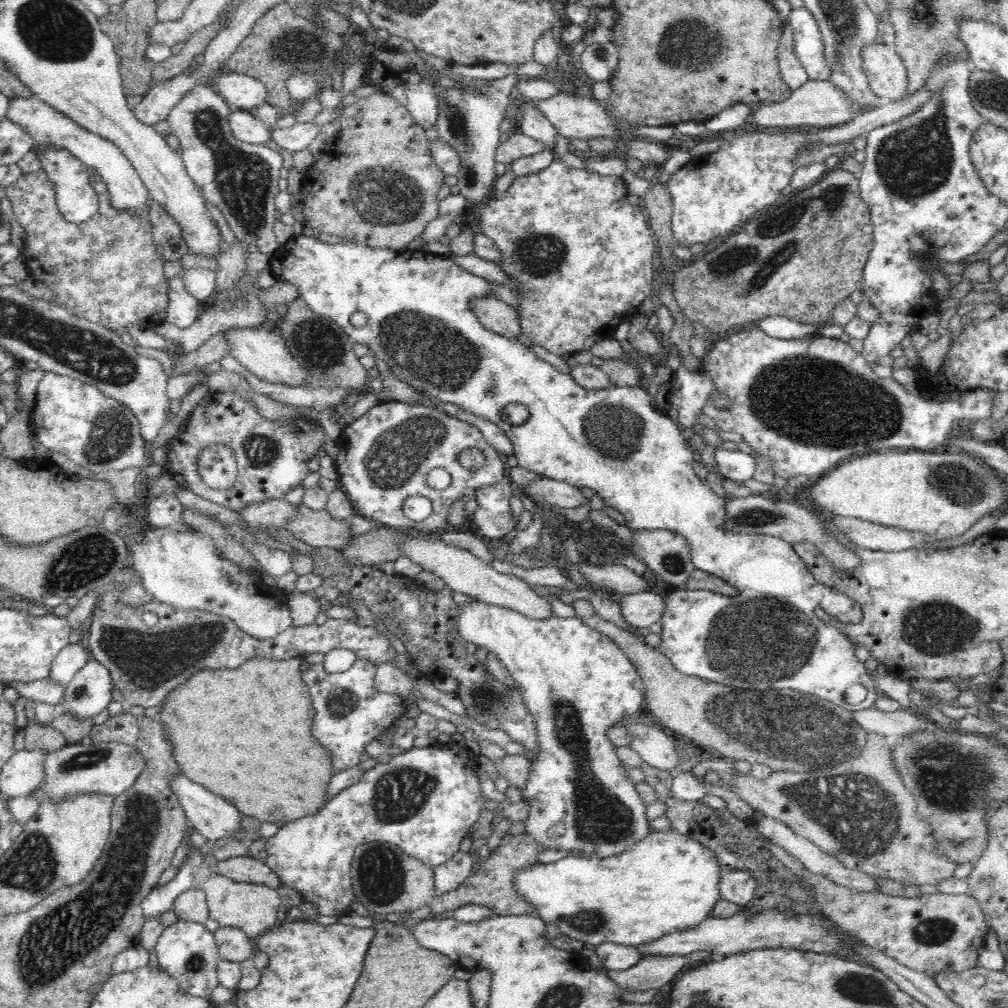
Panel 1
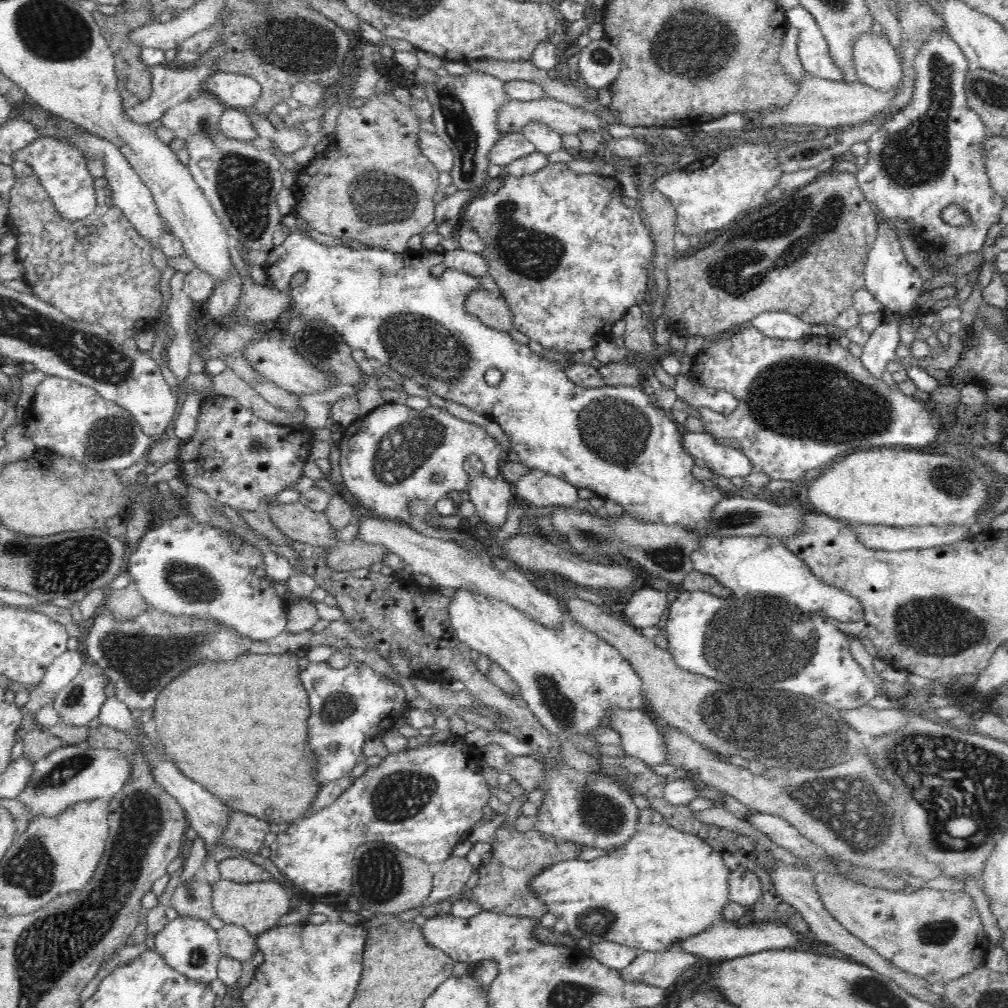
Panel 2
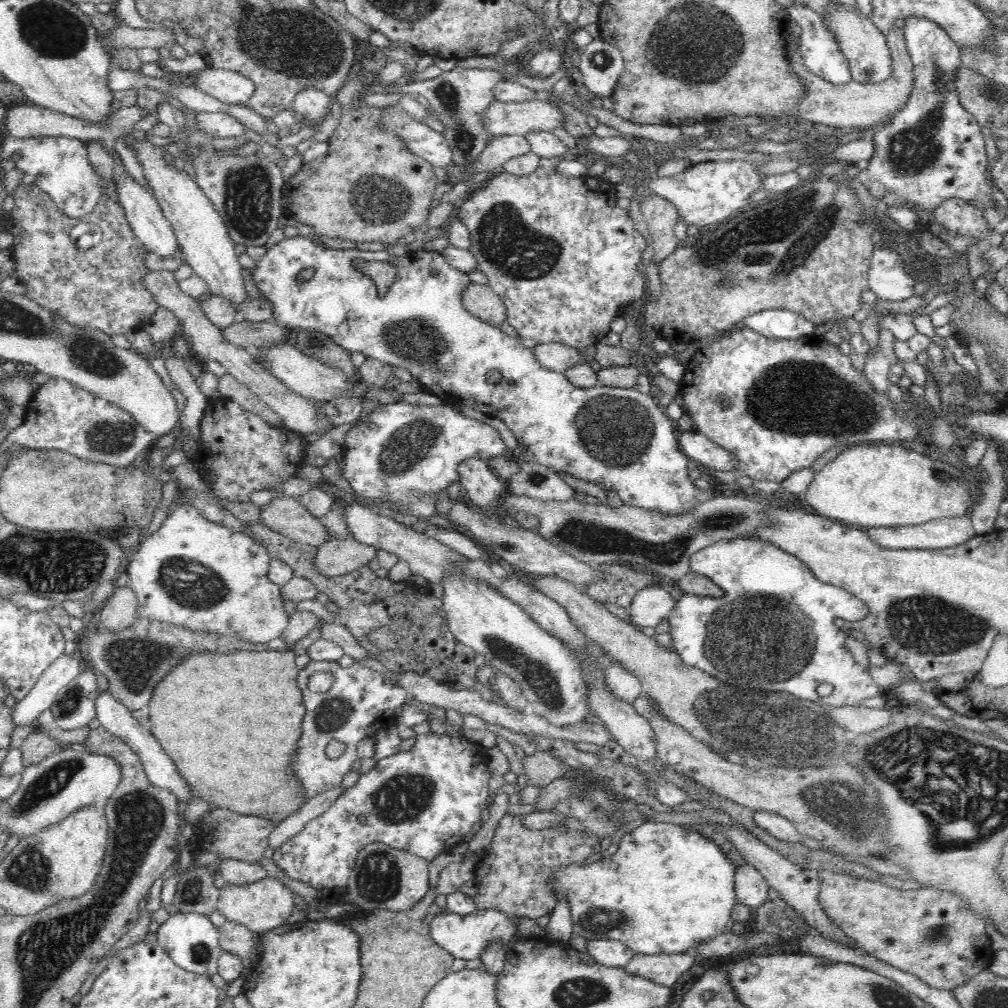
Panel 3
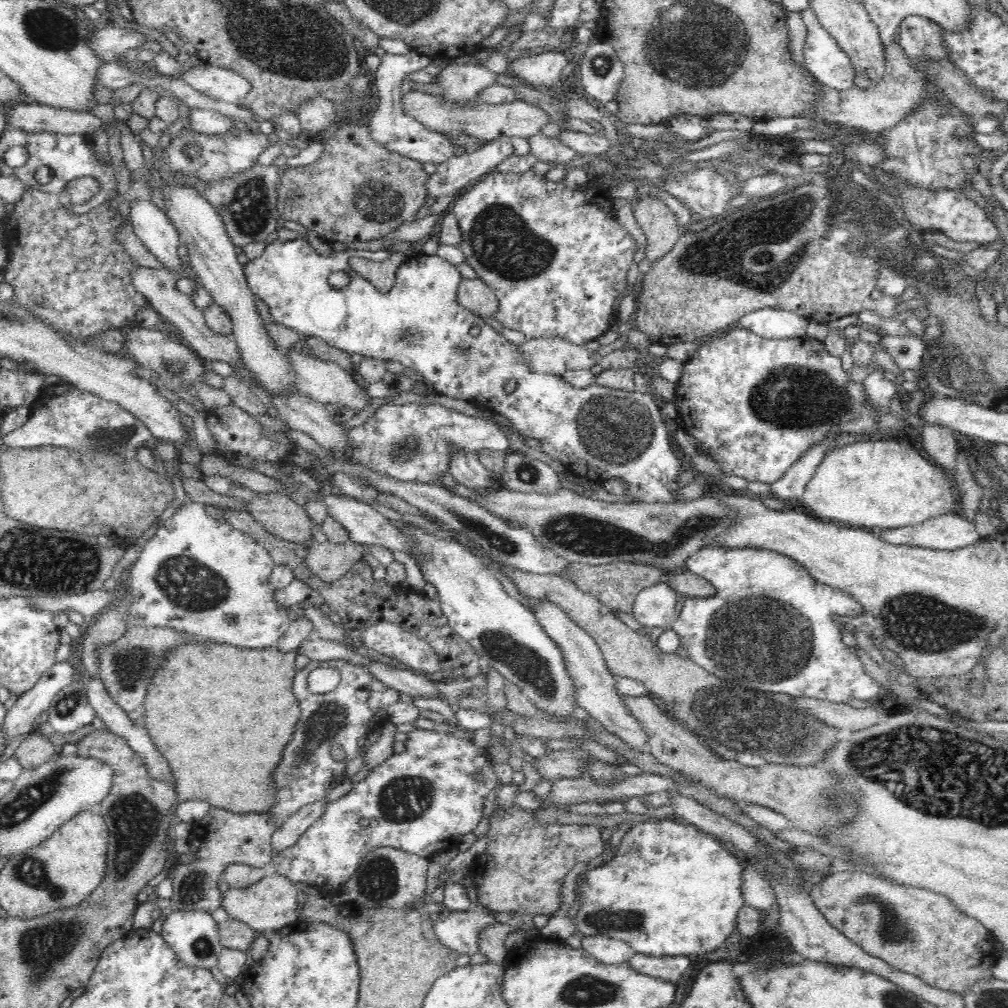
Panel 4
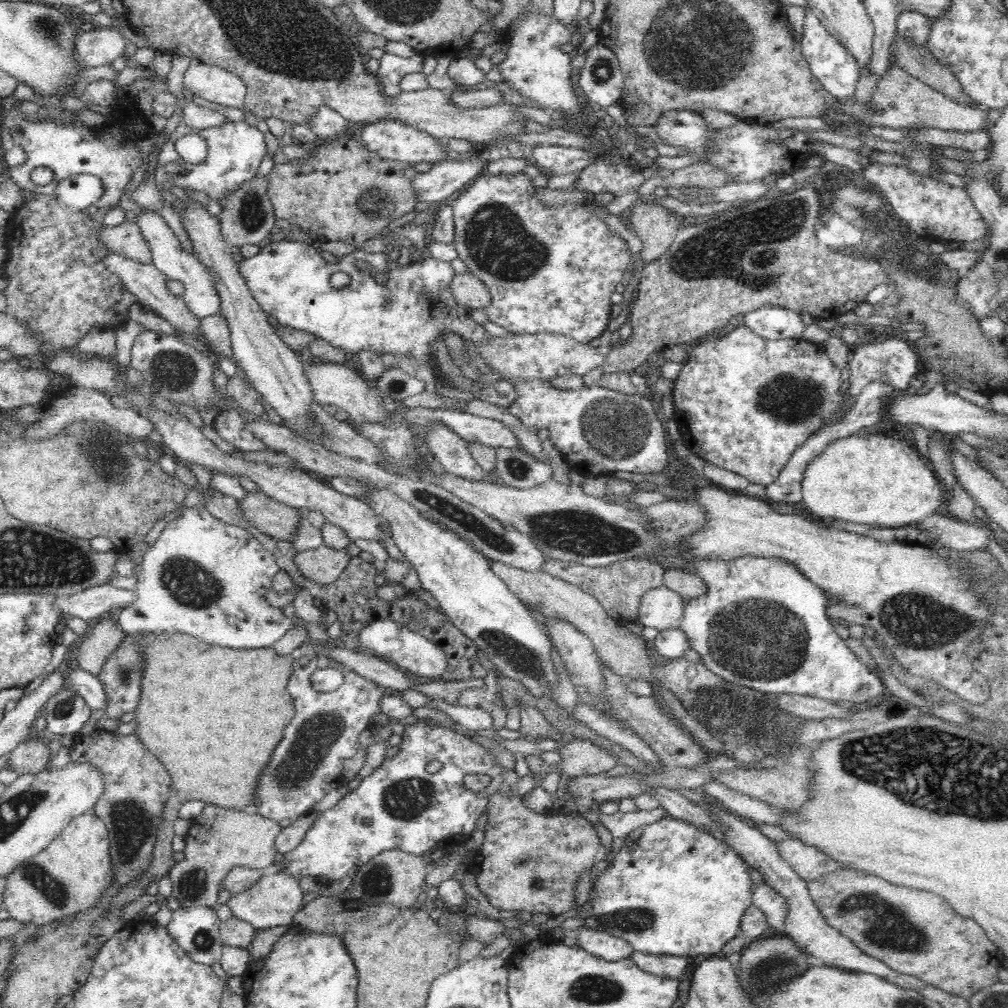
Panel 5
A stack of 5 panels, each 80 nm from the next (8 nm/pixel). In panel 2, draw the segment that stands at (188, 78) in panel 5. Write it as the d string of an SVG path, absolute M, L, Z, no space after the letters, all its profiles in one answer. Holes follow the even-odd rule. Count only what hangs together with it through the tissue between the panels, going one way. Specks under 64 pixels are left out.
M216 70L203 88L218 97L228 108L252 109L262 96L262 85L251 76Z

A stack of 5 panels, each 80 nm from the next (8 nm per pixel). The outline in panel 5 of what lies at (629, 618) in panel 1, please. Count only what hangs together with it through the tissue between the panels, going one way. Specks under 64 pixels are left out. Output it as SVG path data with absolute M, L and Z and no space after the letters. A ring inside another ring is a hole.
M663 584L647 590L642 595L637 620L644 627L657 628L659 631L679 628L686 600Z

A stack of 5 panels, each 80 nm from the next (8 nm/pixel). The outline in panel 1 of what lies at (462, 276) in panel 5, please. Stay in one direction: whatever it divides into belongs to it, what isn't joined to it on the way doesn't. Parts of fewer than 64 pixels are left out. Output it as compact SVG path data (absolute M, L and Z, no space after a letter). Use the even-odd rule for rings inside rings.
M494 296L488 299L474 300L471 302L471 307L475 310L475 314L484 328L490 332L514 341L522 336L519 312L502 300L498 300Z

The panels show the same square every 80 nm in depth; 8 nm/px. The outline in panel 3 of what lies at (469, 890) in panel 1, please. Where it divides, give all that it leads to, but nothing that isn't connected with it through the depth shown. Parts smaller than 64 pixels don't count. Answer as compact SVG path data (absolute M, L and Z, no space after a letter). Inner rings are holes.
M506 813L495 829L494 837L486 848L485 855L476 864L475 884L477 893L473 897L478 909L494 909L507 915L538 919L551 914L557 904L557 899L551 895L547 886L549 877L561 866L579 863L600 852L600 840L586 838L575 831L559 832L552 828L534 830L524 827L522 818Z

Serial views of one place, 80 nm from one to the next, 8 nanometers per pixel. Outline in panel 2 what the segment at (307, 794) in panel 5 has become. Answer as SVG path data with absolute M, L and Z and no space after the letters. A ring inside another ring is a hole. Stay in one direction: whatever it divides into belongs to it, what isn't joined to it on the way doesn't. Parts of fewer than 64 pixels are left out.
M356 659L345 670L332 670L328 662L312 662L301 672L301 682L312 708L308 732L318 752L317 779L323 786L348 775L362 756L364 742L395 728L399 718L408 712L404 689L382 680L368 664ZM334 744L336 750L330 752Z

